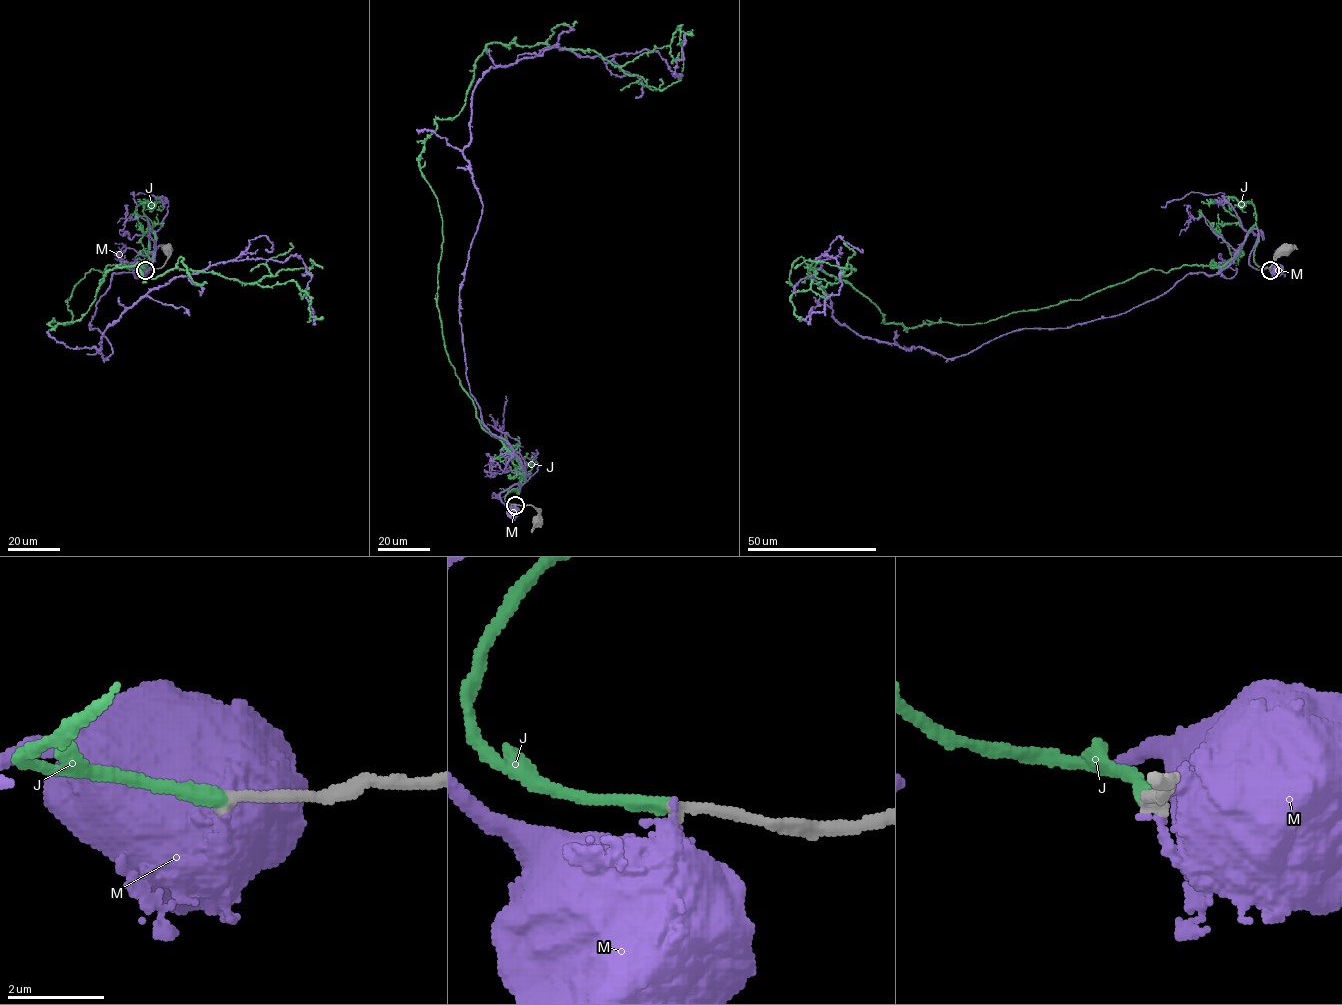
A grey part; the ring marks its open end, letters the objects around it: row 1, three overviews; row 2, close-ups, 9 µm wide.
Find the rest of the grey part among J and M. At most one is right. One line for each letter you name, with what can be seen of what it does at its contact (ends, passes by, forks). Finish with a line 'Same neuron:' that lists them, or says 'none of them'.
J: it ends
Same neuron: J

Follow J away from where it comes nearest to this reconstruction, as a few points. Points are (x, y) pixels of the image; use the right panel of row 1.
J: (1269, 269), (1254, 226), (1222, 266), (906, 327), (807, 267), (830, 283), (855, 269), (795, 269)

